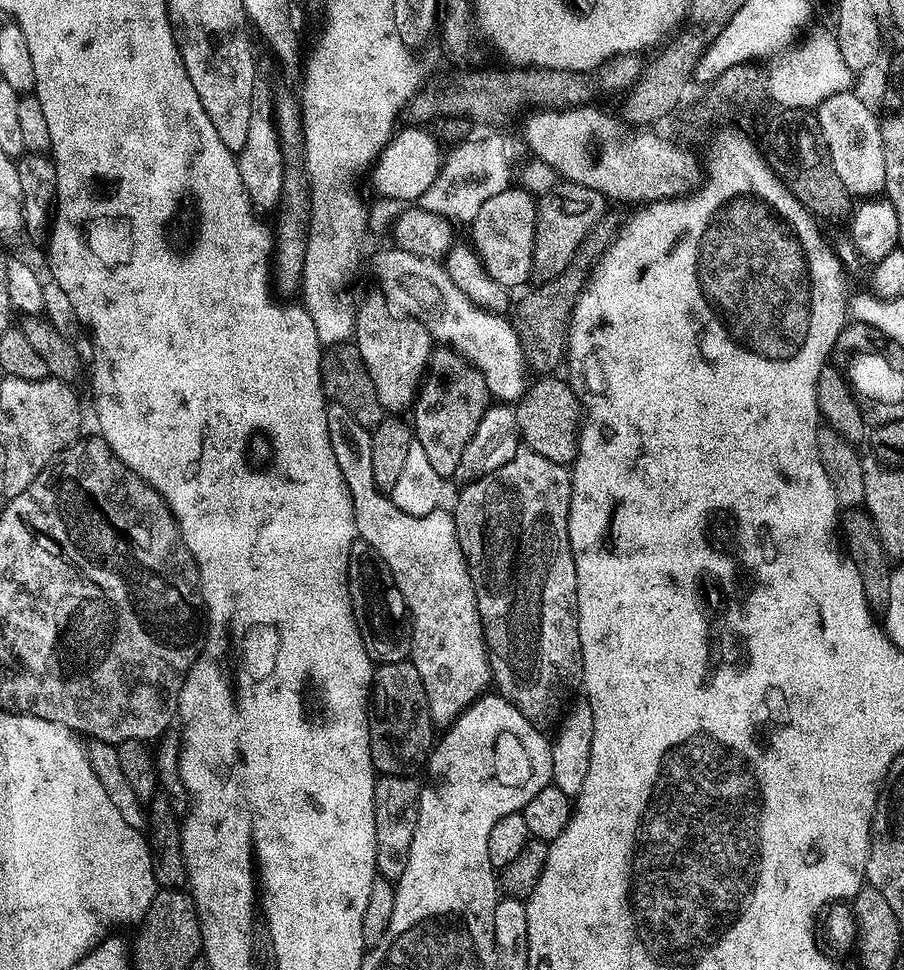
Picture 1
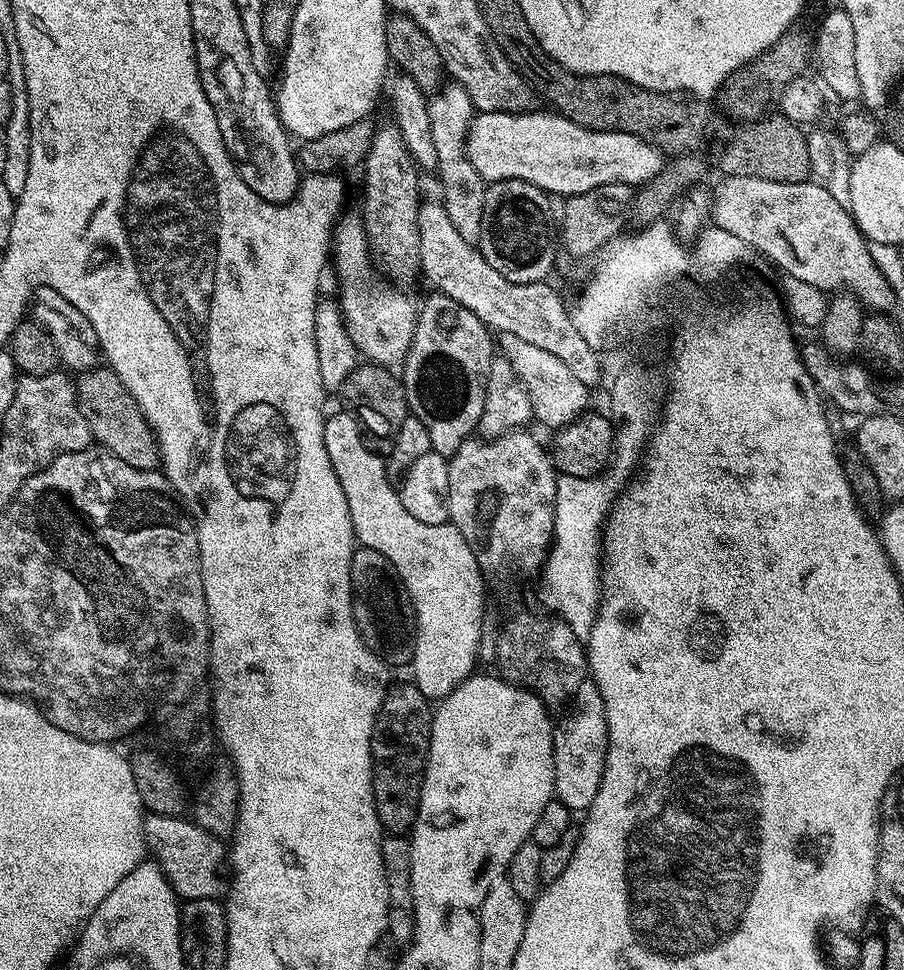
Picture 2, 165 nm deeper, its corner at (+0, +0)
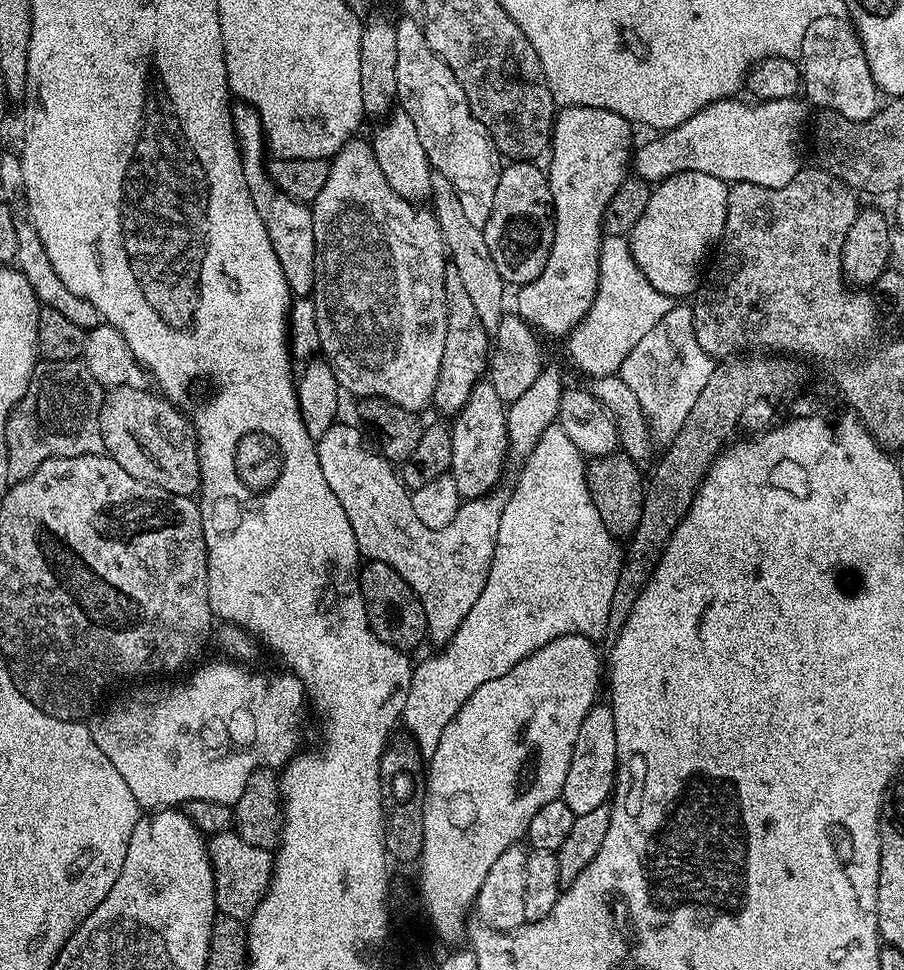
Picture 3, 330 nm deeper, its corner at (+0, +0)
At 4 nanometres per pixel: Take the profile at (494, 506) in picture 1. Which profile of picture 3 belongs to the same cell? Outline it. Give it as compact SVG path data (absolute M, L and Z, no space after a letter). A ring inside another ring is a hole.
M481 382L470 390L466 406L457 412L450 424L452 433L452 466L450 474L458 494L464 500L473 500L476 496L486 496L497 487L500 475L504 472L504 459L510 456L508 447L508 417L506 404L494 394L491 382Z

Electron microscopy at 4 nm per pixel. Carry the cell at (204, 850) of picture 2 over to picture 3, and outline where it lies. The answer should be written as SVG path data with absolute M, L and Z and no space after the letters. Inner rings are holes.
M232 830L207 837L206 843L212 873L216 876L216 907L219 915L241 922L251 920L254 910L258 910L268 892L268 883L272 881L273 853L266 848L250 846L250 842L242 842L242 838Z

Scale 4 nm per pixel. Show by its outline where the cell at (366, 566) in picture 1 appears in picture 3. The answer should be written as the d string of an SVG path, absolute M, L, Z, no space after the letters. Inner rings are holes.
M377 560L367 561L360 570L360 589L370 630L374 630L376 637L386 642L386 646L394 646L398 651L408 654L411 648L425 643L428 635L426 610L422 610L422 602L414 590L410 590L406 578L394 570L394 566Z

